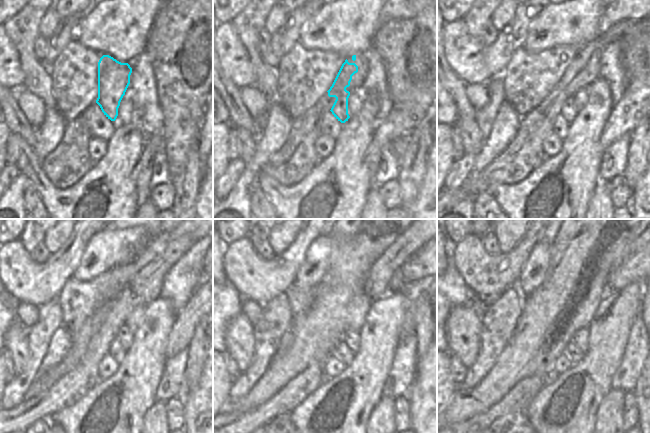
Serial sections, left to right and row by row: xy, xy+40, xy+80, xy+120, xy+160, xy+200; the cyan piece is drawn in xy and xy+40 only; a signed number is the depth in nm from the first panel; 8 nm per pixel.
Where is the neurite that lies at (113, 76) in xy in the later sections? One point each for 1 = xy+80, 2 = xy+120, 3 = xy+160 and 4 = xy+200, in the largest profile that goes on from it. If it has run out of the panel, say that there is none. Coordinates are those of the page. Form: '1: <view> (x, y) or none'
1: xy+80 (568, 111)
2: xy+120 (124, 335)
3: xy+160 (351, 337)
4: xy+200 (580, 338)

